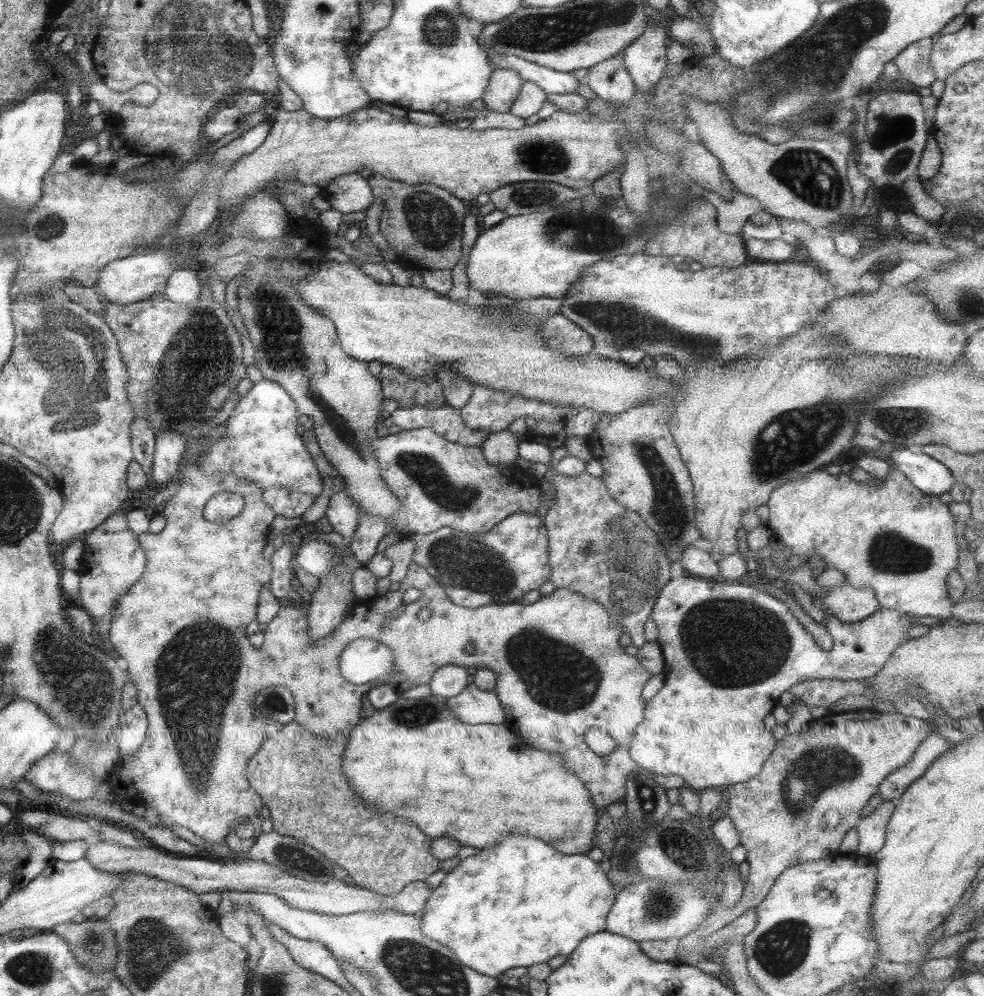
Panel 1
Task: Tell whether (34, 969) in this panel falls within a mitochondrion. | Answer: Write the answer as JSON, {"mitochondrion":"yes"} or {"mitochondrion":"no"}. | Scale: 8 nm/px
{"mitochondrion":"yes"}

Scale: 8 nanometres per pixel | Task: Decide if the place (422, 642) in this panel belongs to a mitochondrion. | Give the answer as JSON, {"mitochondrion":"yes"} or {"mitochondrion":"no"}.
{"mitochondrion":"no"}

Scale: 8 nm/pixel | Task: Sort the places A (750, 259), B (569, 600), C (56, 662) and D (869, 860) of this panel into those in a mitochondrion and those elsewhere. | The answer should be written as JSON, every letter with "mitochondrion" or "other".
{"A":"other","B":"other","C":"mitochondrion","D":"other"}

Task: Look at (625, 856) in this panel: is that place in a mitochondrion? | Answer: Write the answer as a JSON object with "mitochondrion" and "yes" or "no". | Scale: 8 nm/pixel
{"mitochondrion":"yes"}

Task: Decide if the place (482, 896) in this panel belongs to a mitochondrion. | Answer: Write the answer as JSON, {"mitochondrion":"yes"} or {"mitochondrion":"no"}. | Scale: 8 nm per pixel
{"mitochondrion":"no"}

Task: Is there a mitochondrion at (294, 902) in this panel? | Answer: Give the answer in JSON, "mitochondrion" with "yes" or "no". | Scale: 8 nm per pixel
{"mitochondrion":"no"}

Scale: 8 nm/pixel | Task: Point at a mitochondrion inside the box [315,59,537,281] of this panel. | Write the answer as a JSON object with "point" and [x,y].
{"point":[433,224]}

